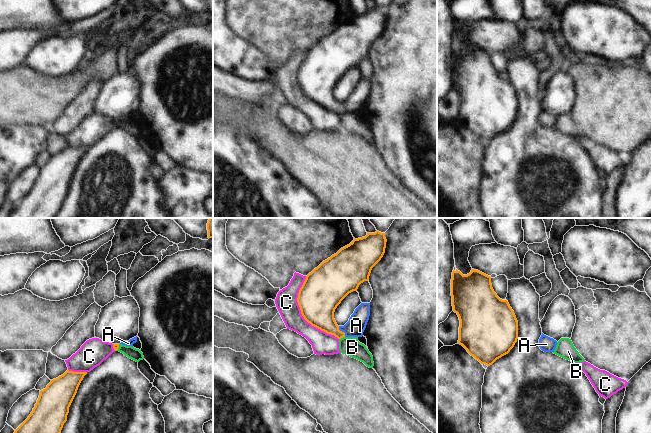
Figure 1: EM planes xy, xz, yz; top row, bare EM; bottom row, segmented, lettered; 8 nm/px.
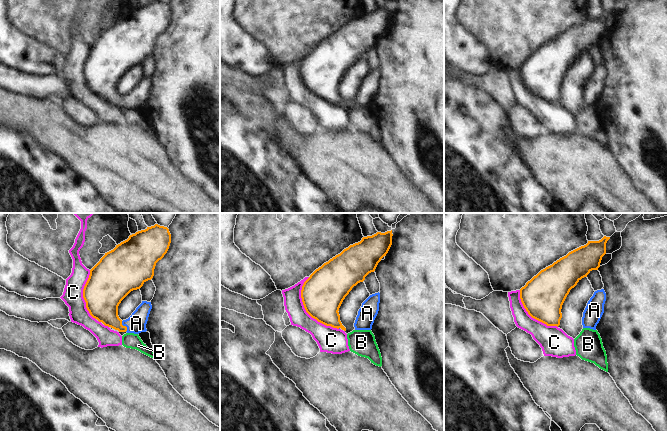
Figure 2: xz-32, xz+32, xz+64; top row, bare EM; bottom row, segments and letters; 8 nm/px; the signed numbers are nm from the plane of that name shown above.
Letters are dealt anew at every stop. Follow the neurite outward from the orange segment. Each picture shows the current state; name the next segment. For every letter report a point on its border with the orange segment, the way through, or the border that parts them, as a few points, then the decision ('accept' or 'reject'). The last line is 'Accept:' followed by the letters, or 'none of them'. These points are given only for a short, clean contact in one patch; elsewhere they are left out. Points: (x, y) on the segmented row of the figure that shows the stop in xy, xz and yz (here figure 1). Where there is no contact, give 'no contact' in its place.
A: meets orange in xz at (341, 331); runs through xz (318, 310), (341, 331), (349, 330), (356, 325); accept
B: meets orange in xz at (342, 337); border along xz (345, 336), (339, 339); reject
C: meets orange in xz at (301, 311); reject
Accept: A

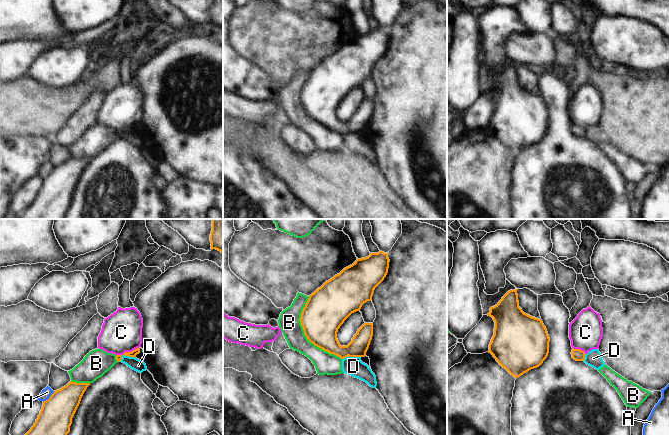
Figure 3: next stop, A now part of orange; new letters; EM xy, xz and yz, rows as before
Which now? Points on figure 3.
A: meets orange in xy at (50, 397); reject
B: meets orange in xz at (304, 333); reject
C: meets orange in xy at (127, 352); reject
D: meets orange in xy at (126, 355); border along xy (135, 358), (123, 355), (119, 361); reject
Accept: none of them

